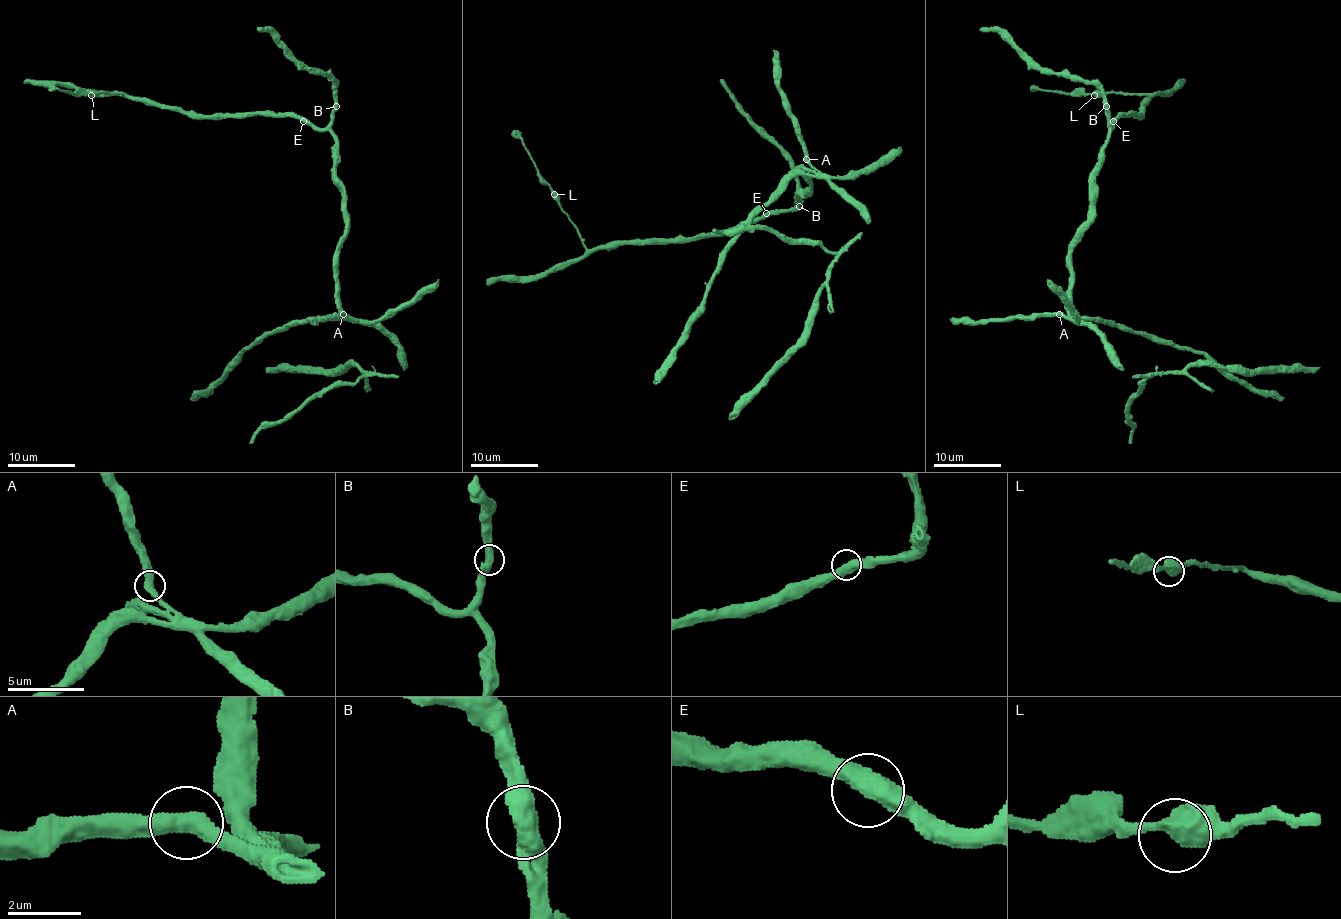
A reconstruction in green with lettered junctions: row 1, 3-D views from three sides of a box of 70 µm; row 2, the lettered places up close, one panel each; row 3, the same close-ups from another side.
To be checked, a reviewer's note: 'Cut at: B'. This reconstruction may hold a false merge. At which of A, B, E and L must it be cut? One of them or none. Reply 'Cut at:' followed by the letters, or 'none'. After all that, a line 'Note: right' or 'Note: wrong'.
Cut at: none
Note: wrong

